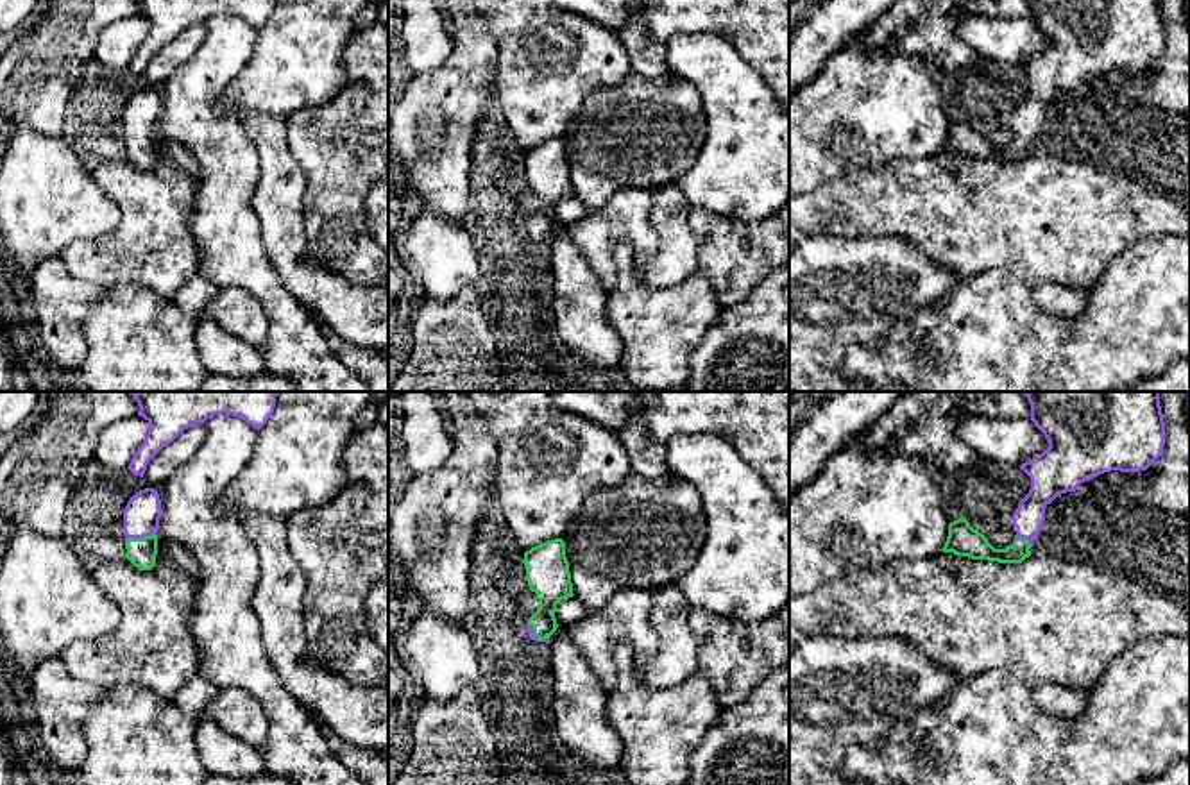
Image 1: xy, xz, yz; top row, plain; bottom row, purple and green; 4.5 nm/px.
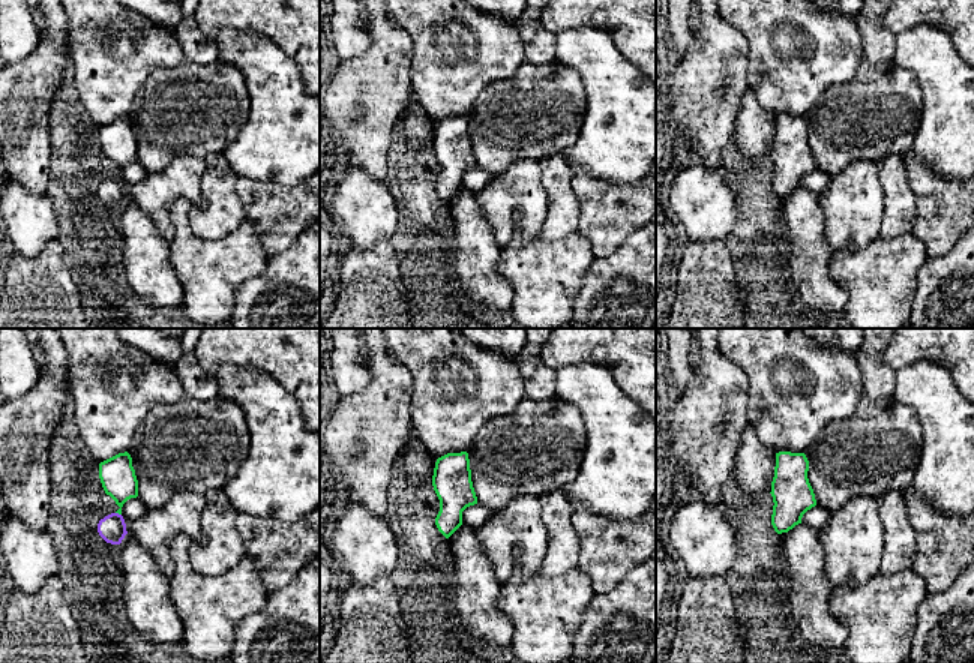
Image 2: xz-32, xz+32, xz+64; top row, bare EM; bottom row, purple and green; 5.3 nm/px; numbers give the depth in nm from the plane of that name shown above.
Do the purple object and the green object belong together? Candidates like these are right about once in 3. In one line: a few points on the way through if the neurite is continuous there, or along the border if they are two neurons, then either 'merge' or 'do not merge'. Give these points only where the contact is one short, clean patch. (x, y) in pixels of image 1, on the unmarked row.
way xy (142, 113), (140, 136), (142, 152); merge

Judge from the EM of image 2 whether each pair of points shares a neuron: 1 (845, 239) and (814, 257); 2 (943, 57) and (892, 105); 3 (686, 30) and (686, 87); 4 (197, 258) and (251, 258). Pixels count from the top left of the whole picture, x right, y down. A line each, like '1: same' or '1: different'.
1: different
2: different
3: different
4: same

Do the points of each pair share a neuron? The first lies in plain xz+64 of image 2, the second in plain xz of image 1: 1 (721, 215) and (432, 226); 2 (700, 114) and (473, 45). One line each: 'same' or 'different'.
1: same
2: same

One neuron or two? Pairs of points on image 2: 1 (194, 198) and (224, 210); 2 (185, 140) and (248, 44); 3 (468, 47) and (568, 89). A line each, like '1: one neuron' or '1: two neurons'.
1: two neurons
2: two neurons
3: two neurons

